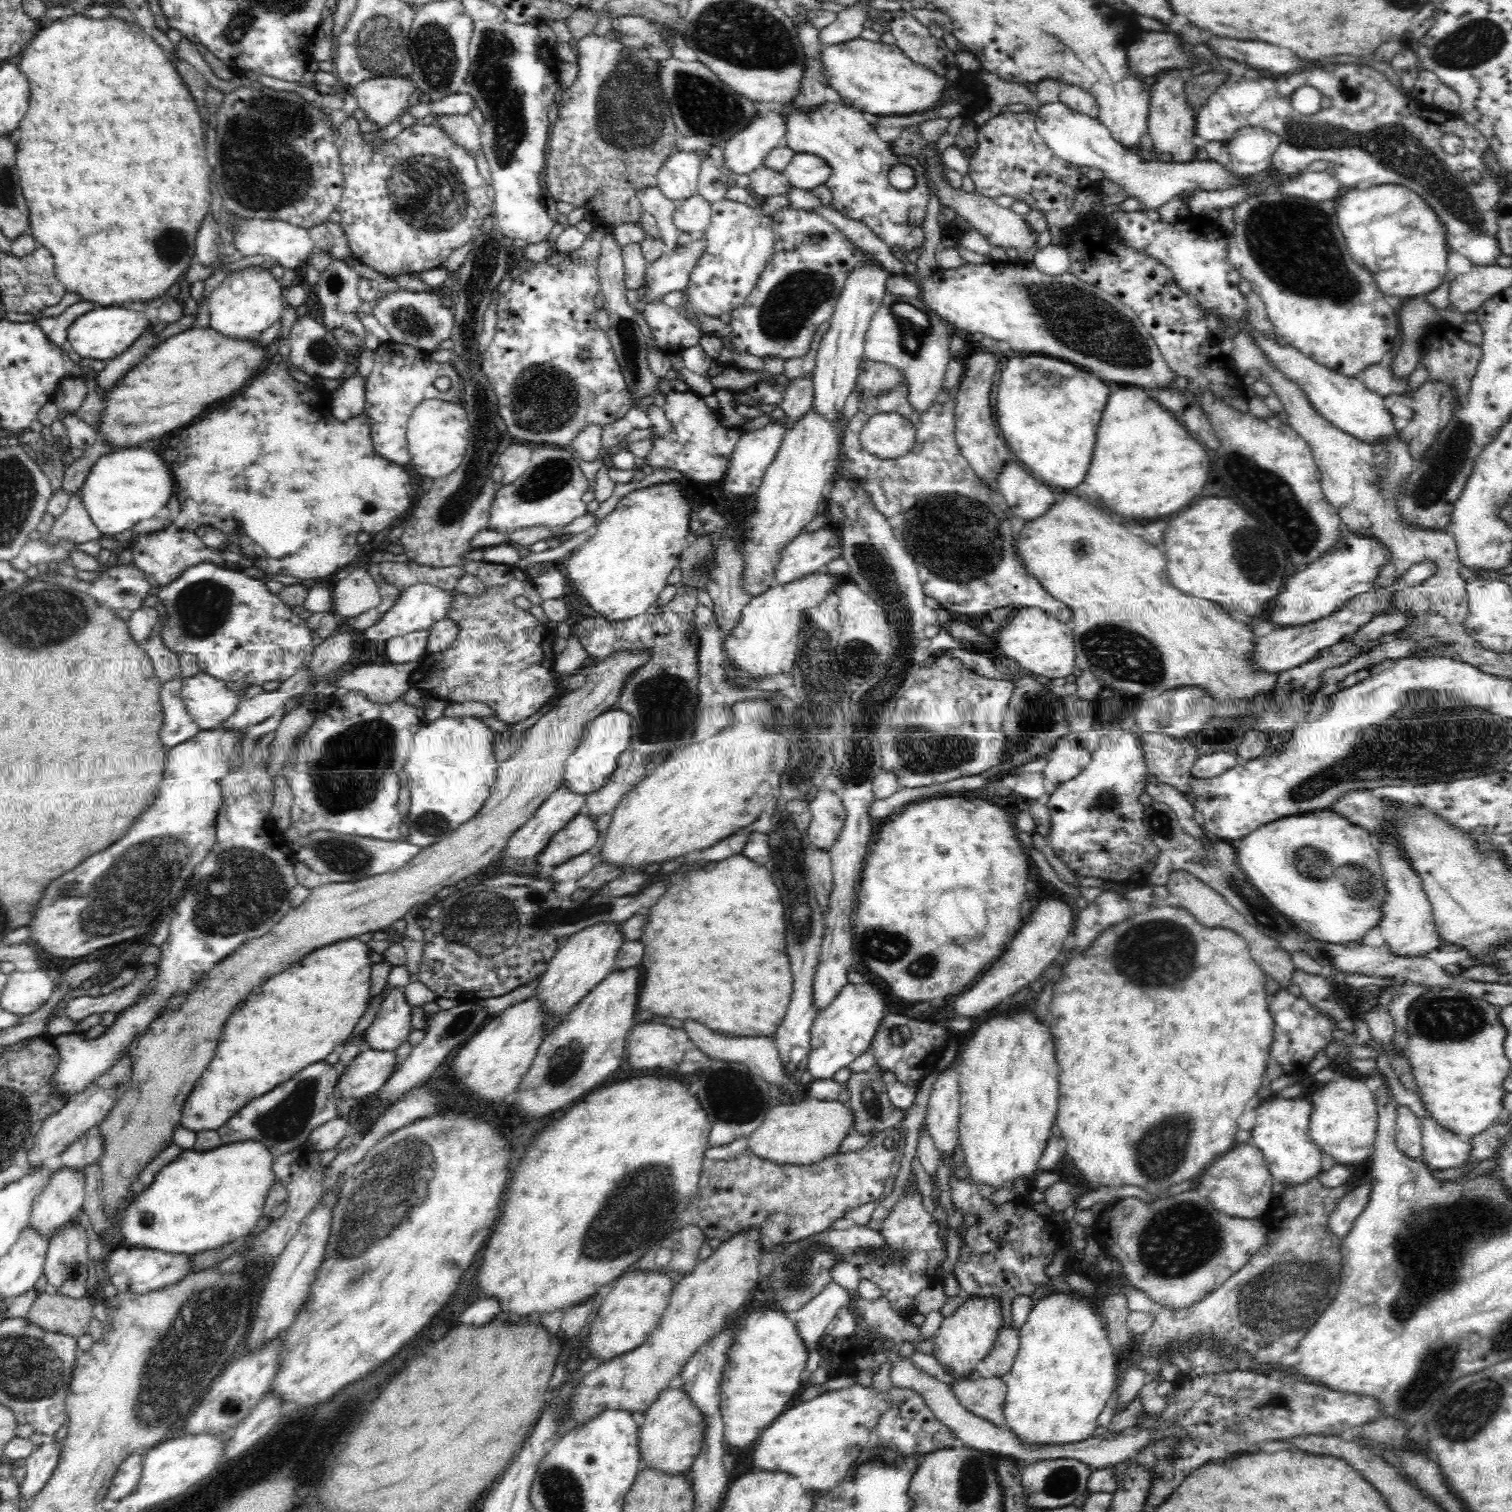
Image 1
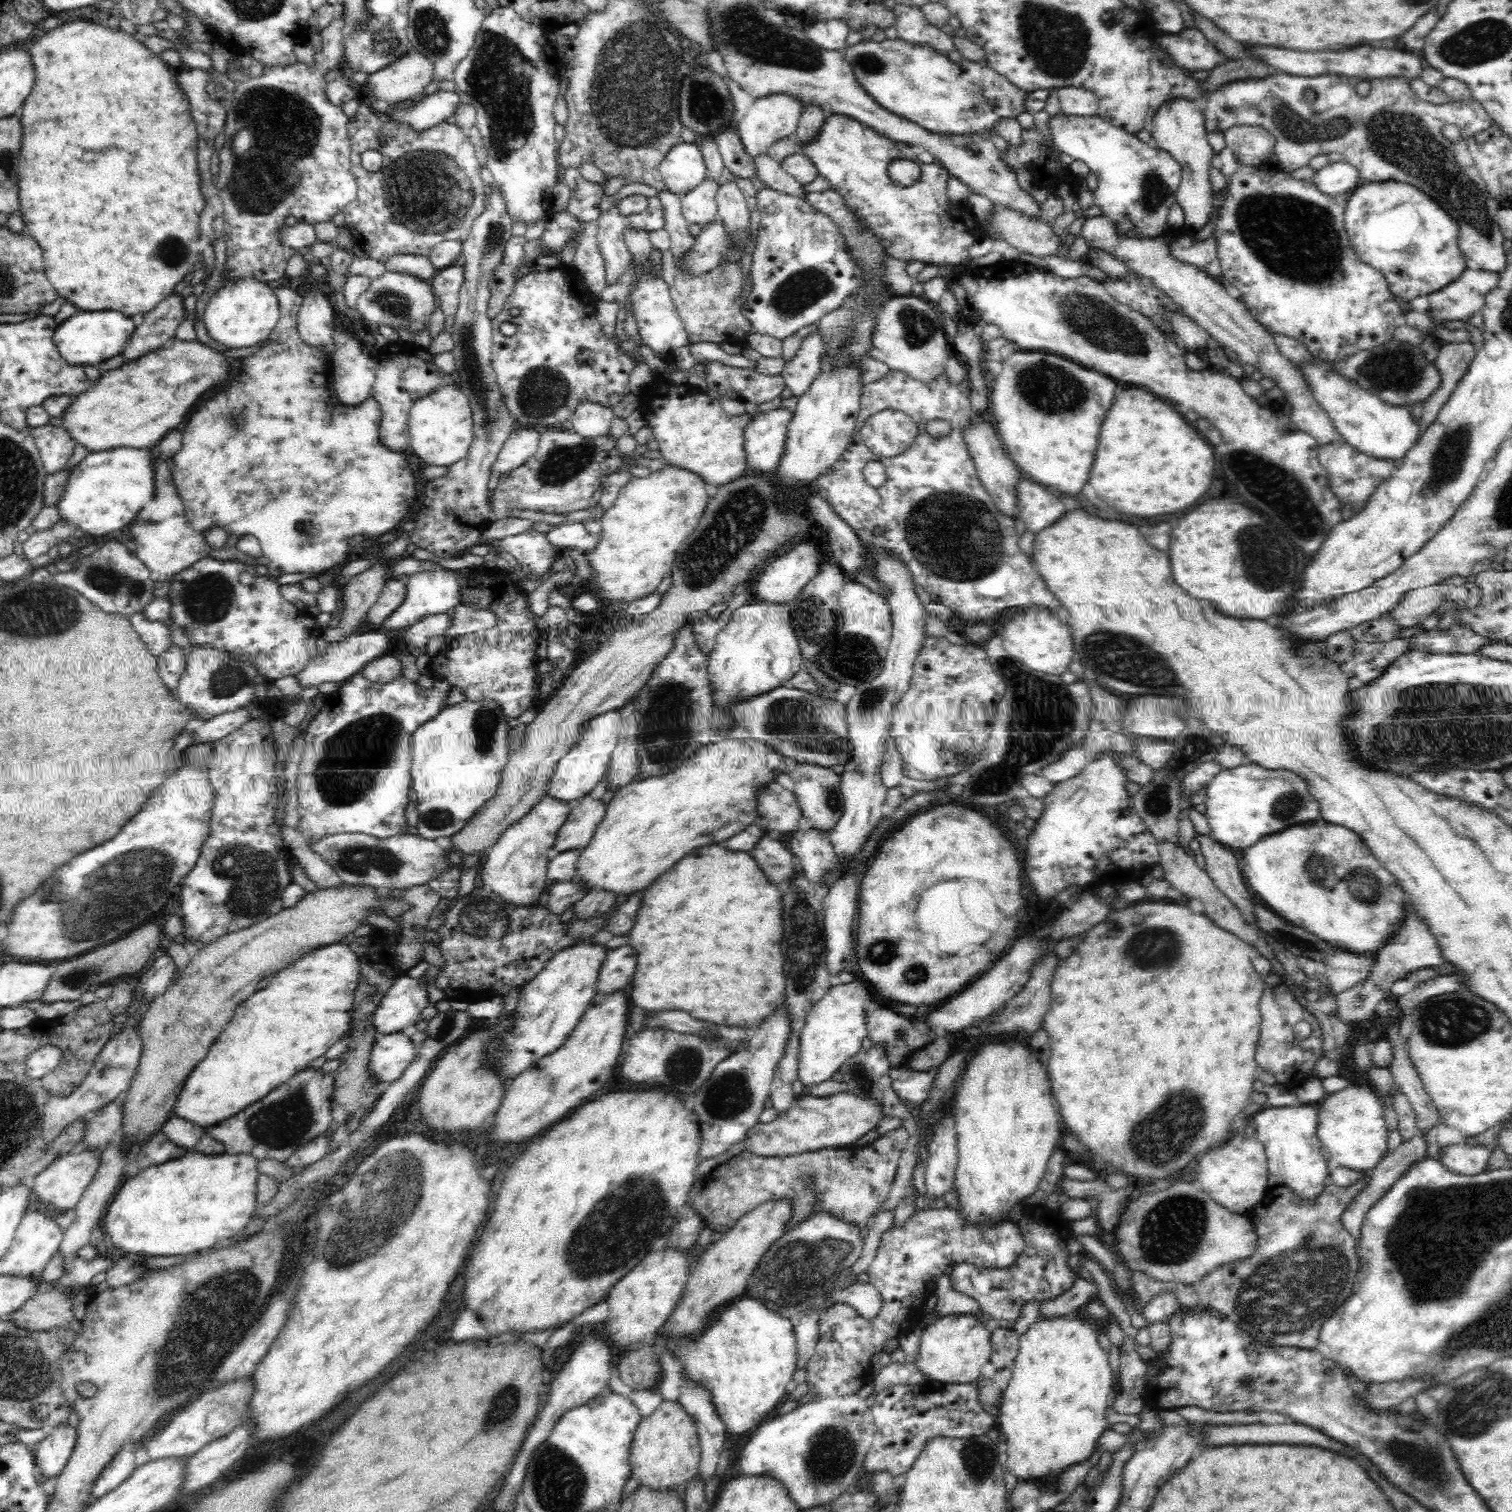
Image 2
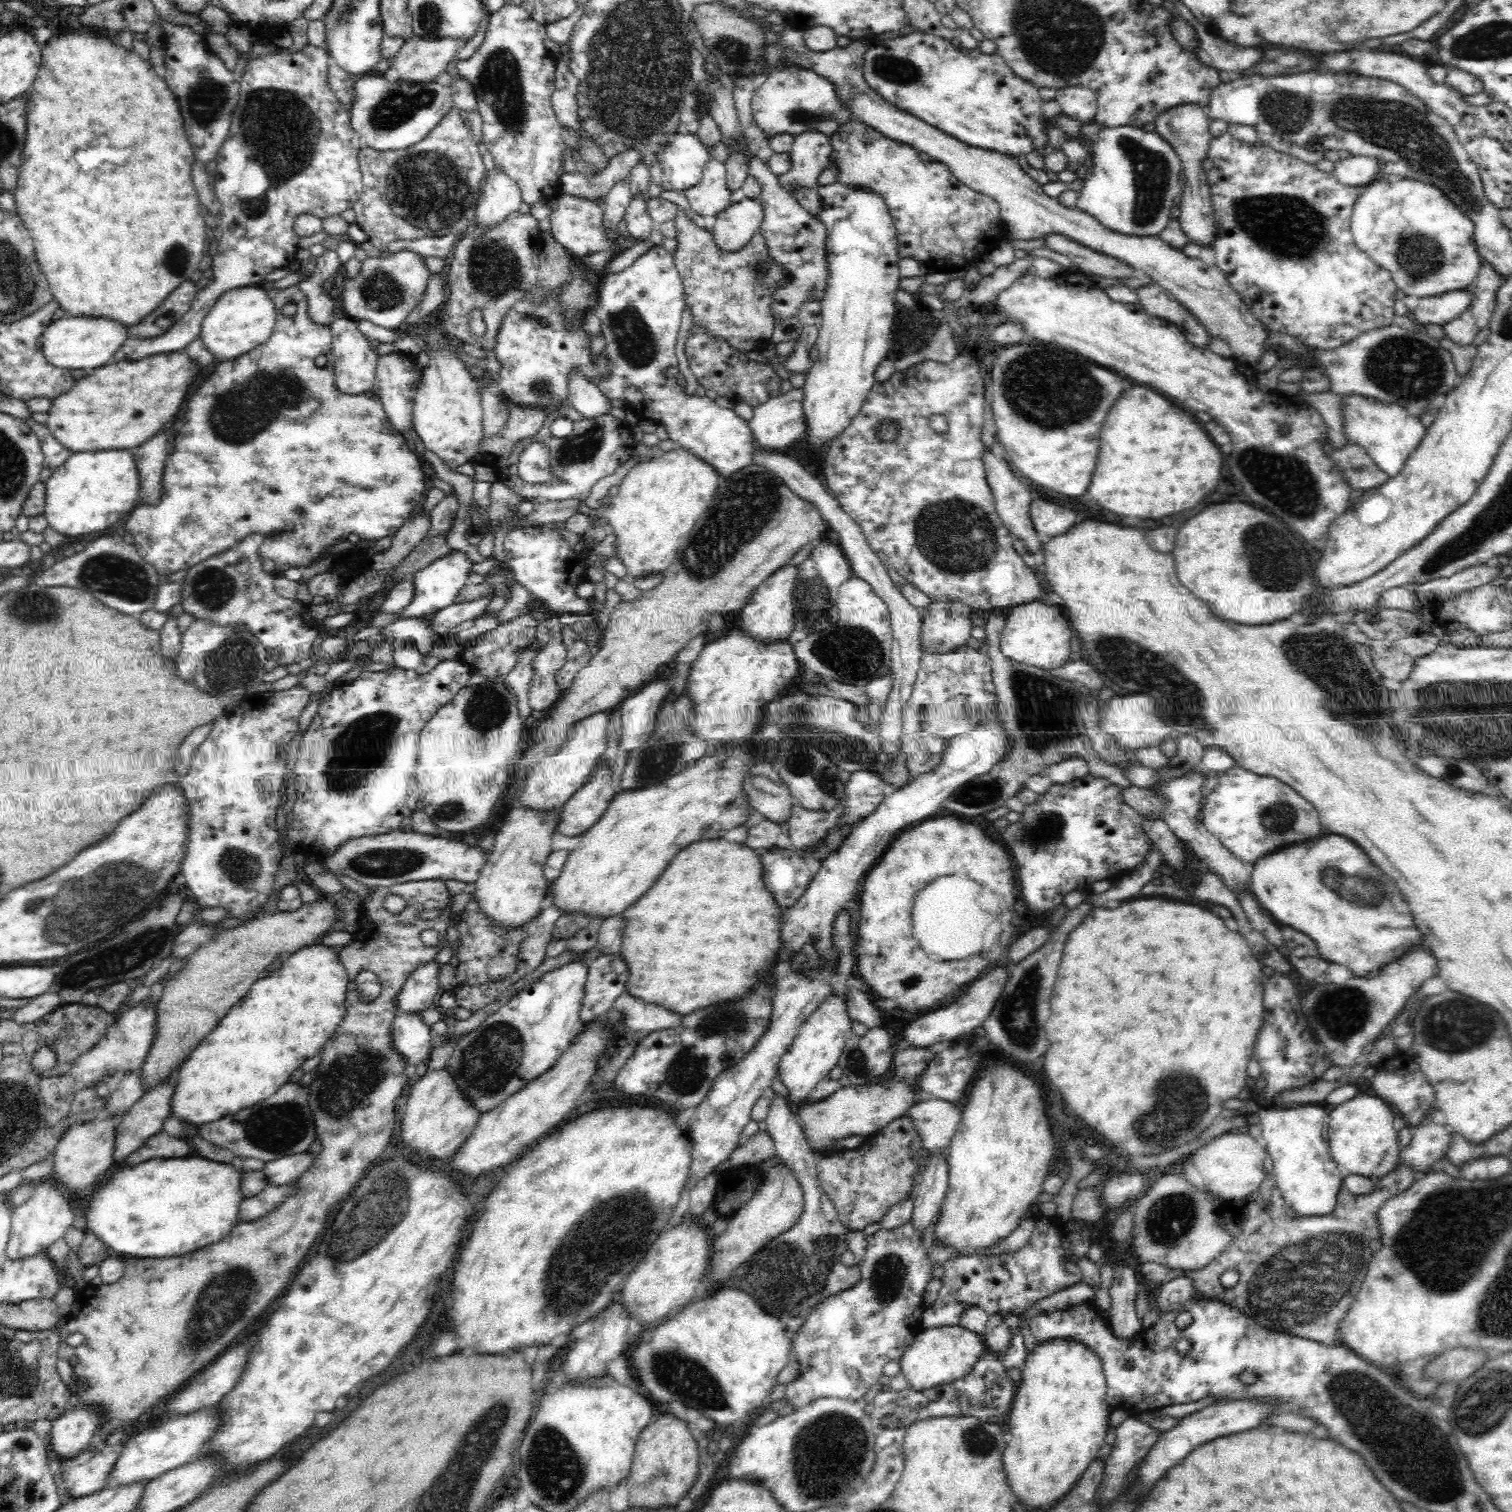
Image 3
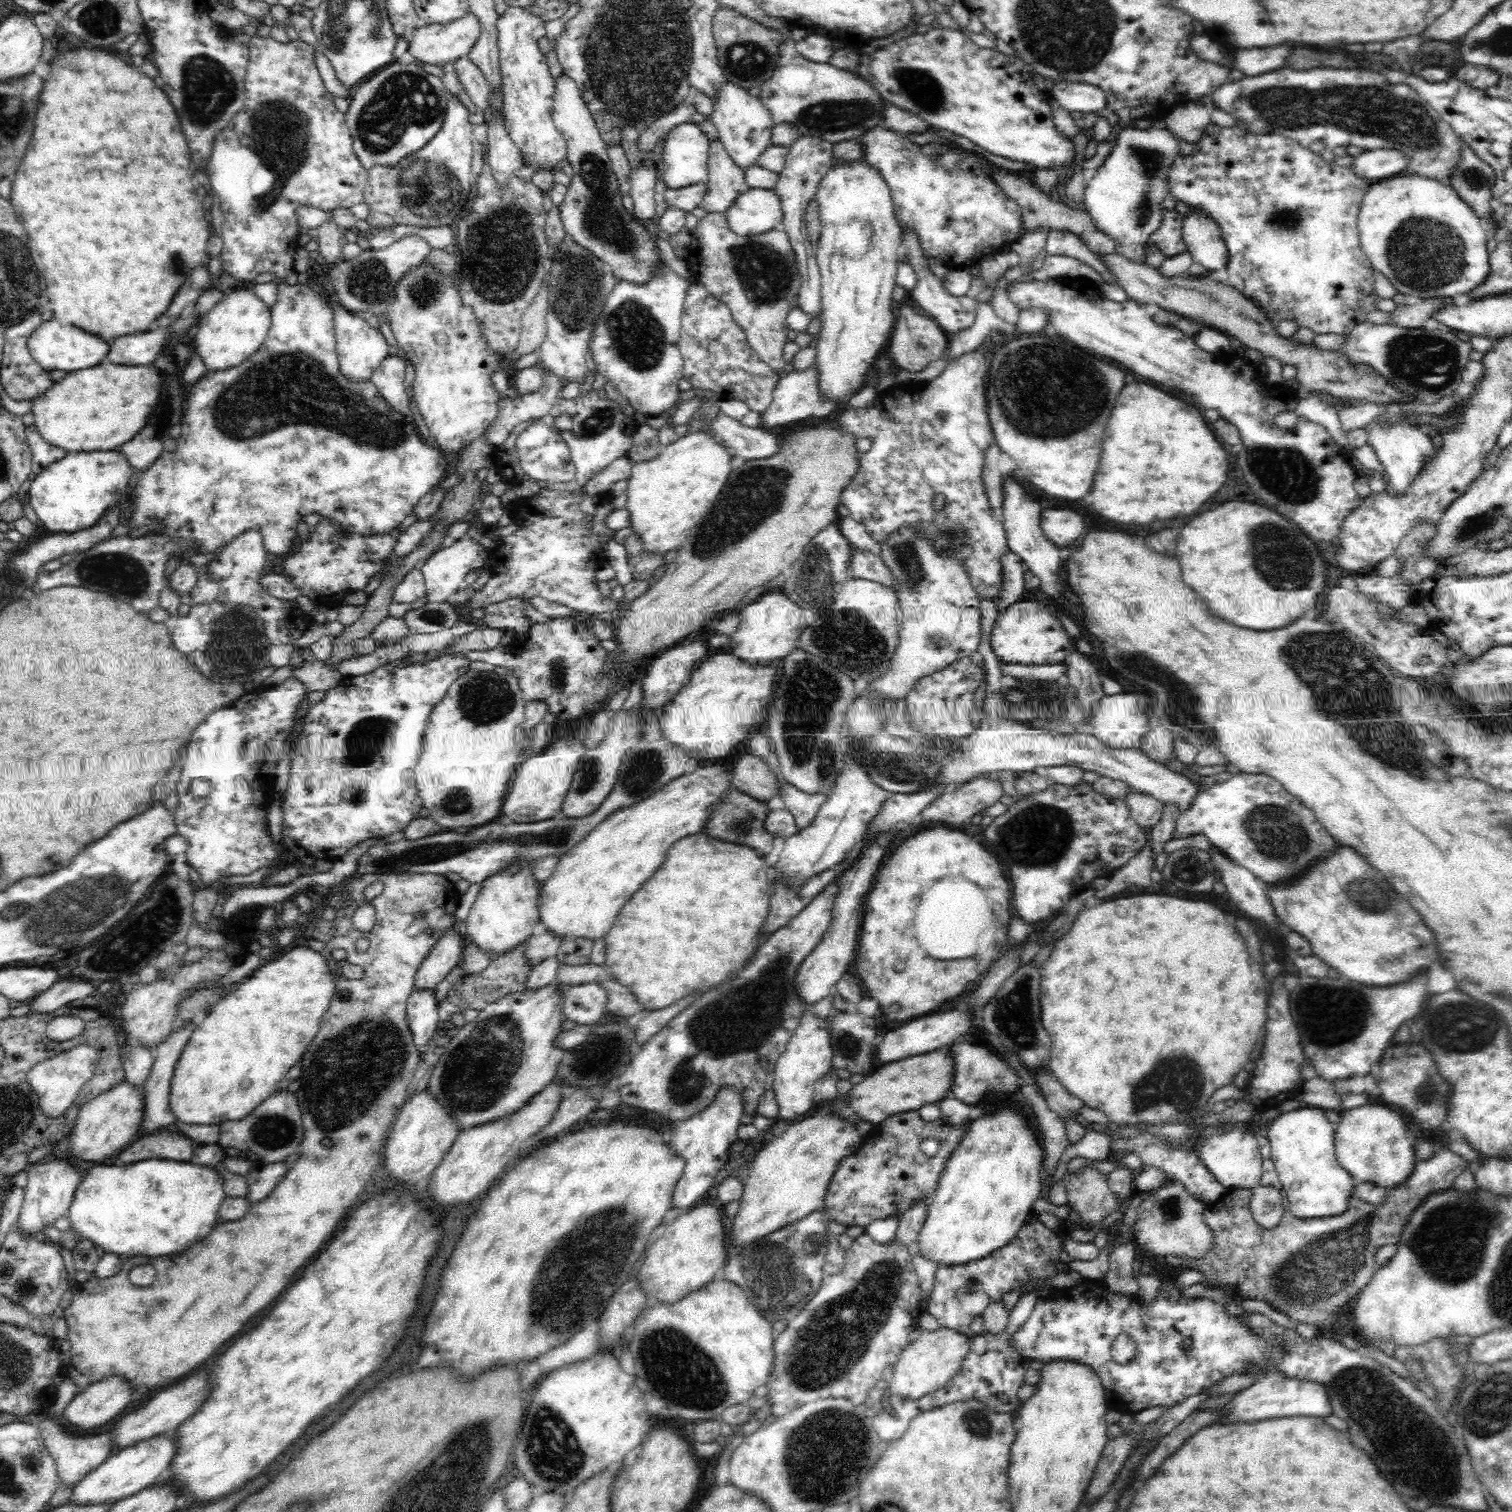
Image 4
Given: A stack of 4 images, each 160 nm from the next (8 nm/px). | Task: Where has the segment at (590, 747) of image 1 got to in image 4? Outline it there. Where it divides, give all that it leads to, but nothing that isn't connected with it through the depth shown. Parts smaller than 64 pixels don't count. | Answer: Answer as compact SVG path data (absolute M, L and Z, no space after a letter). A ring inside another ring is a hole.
M584 726L578 730L576 738L560 740L548 746L542 754L528 758L515 768L510 788L503 800L501 814L512 823L530 823L550 820L561 810L563 800L572 787L574 772L580 760L587 754L584 746Z

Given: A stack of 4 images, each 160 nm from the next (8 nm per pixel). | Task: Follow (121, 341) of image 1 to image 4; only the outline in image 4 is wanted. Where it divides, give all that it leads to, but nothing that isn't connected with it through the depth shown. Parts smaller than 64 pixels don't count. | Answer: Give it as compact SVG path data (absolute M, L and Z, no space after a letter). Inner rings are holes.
M54 318L42 322L28 338L28 349L30 349L32 358L48 372L63 370L70 374L76 370L96 366L106 358L109 346L110 344L104 341L100 335L84 332L74 325L64 325Z

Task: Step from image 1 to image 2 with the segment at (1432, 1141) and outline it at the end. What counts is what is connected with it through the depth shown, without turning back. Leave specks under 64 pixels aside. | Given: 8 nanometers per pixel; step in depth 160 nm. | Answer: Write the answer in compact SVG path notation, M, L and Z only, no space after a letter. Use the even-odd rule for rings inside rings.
M1448 1144L1441 1148L1439 1161L1454 1174L1472 1176L1484 1170L1493 1150L1486 1145Z

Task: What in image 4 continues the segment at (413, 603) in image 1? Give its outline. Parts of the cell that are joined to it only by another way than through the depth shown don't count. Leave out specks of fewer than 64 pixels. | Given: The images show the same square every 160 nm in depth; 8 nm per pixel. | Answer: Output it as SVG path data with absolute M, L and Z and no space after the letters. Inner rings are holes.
M476 537L454 541L453 543L438 549L421 566L421 573L425 580L425 597L430 602L446 602L449 596L456 594L464 586L464 578L468 572L474 569L487 568L491 560L485 558L492 557L492 553L484 550L478 543Z

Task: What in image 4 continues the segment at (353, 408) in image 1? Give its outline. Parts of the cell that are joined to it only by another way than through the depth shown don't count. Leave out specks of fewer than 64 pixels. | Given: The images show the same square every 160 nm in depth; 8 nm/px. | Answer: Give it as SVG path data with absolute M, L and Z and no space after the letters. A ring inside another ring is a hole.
M336 303L332 304L332 311L334 311L335 347L340 373L352 383L371 381L376 368L394 350L387 345L382 333L370 327L366 320L357 318L355 314Z

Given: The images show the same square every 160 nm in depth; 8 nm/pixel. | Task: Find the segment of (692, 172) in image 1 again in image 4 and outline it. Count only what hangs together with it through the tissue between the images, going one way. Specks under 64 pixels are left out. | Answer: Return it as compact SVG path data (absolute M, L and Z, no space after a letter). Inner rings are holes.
M691 121L675 126L665 136L662 152L662 180L668 189L684 188L692 184L707 182L707 160L710 140L700 130L699 125Z

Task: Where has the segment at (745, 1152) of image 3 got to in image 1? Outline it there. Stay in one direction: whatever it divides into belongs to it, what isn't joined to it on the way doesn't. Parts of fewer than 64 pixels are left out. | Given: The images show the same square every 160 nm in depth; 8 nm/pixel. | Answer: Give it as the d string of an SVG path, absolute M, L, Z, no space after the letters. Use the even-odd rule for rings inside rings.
M810 1098L799 1103L782 1101L769 1109L762 1126L747 1137L747 1148L756 1156L774 1164L814 1164L838 1153L839 1142L842 1142L843 1136L852 1128L851 1108L837 1100L822 1102Z

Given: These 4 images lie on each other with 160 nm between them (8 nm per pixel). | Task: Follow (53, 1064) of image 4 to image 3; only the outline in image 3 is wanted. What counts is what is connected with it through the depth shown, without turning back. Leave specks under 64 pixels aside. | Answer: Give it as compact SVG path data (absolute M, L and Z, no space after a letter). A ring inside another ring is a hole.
M147 998L139 1006L130 1005L125 1010L118 1011L116 1022L108 1027L106 1034L94 1048L84 1052L72 1062L72 1068L68 1074L50 1076L50 1078L40 1075L38 1088L43 1098L41 1105L43 1117L48 1126L54 1127L68 1116L76 1092L103 1082L104 1076L108 1074L113 1075L116 1072L128 1074L141 1068L155 1037L156 1007L158 1002L151 1004Z

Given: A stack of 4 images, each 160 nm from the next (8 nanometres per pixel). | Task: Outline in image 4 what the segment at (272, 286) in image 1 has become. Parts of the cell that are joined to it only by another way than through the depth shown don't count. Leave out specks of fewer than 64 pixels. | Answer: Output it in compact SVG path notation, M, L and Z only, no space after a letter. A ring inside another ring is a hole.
M237 287L197 322L191 335L192 348L201 356L208 372L238 366L262 346L268 336L270 318L271 308L261 298L249 289Z

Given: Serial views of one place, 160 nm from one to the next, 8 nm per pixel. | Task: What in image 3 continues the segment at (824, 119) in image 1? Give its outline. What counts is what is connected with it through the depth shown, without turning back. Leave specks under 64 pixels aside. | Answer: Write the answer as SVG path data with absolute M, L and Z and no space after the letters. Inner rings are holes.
M856 119L847 120L838 126L829 139L832 145L829 159L831 166L837 168L837 182L854 190L875 192L884 199L895 225L900 260L912 258L939 271L958 267L962 269L988 257L998 243L1006 240L999 204L993 198L974 192L969 186L962 184L941 162L924 161L915 148L904 142L890 140Z

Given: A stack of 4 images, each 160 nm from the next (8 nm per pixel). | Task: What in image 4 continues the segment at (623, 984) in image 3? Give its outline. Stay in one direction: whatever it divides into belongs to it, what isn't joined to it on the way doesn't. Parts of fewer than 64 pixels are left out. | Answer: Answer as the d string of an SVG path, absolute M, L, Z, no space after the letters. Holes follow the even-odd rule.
M600 983L568 986L563 994L562 1013L578 1025L592 1025L608 1012L608 991Z

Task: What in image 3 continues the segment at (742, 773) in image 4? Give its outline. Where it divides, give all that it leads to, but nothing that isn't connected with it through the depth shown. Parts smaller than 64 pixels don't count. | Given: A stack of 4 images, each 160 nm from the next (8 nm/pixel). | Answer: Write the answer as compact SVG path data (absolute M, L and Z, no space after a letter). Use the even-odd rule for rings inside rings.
M769 763L754 764L744 779L743 788L749 799L748 804L756 812L776 824L790 820L793 797L779 774L771 770Z

